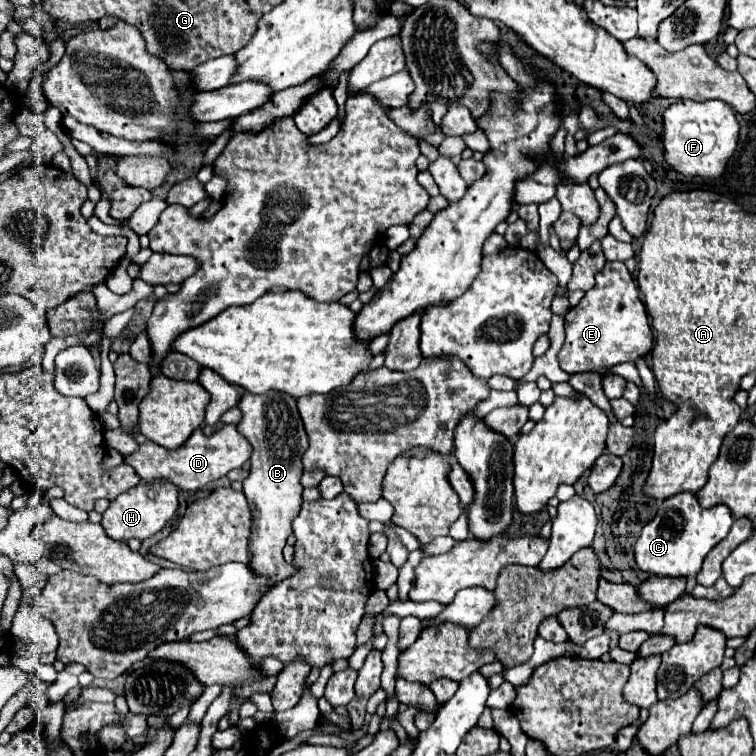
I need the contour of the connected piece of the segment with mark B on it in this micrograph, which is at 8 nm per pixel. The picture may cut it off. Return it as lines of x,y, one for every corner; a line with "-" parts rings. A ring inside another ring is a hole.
268,392
268,394
246,394
242,396
238,408
242,410
244,418
242,422
236,426
236,430
250,442
252,446
252,468
250,468
250,476
244,480
244,494
248,498
250,510
252,510
252,536
250,536
250,554
252,560
248,562
250,568
256,570
256,574
266,574
266,578
270,578
270,582
280,582
284,580
290,572
292,566
286,566
286,560
282,558
282,548
286,544
286,538
292,534
292,520
298,516
298,510
302,506
302,484
300,484
300,476
302,476
302,454
308,450
308,436
304,432
298,408
296,408
296,400
290,398
288,394
282,392

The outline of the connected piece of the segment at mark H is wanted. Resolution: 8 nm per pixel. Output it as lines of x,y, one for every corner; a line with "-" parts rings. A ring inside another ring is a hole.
156,484
156,496
150,498
148,496
148,486
134,486
128,492
120,494
116,500
110,502
108,510
102,514
102,526
106,530
106,534
114,540
130,540
130,538
138,538
138,540
146,540
150,536
154,536
156,532
160,532
170,518
176,514
178,508
178,490
174,484

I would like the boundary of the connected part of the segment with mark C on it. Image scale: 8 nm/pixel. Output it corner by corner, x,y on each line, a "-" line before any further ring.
690,492
676,494
658,504
658,512
652,522
642,528
638,542
634,546
636,564
640,570
650,572
654,576
670,576
670,578
690,578
696,576
702,568
706,554
726,538
734,518
726,506
702,508
698,498

